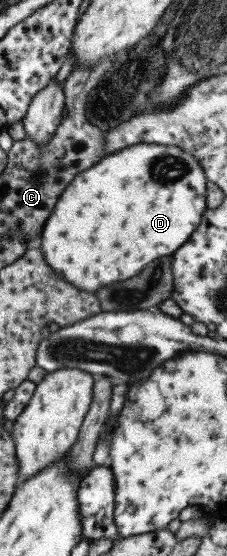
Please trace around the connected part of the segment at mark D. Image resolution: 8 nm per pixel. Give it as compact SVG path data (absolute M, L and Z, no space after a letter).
M139 143L113 151L101 157L101 160L92 164L83 172L79 172L59 194L58 200L55 202L49 217L47 217L39 232L41 254L43 254L46 263L60 277L63 277L63 280L66 280L79 290L89 290L89 293L93 293L93 290L96 291L101 286L107 286L107 284L113 284L113 282L119 282L119 280L127 280L135 276L147 262L151 262L151 260L155 260L159 256L171 256L187 242L195 227L202 220L203 213L207 210L205 182L207 181L205 176L203 176L203 169L199 166L199 161L194 156L183 152L182 148L177 148L173 145Z

